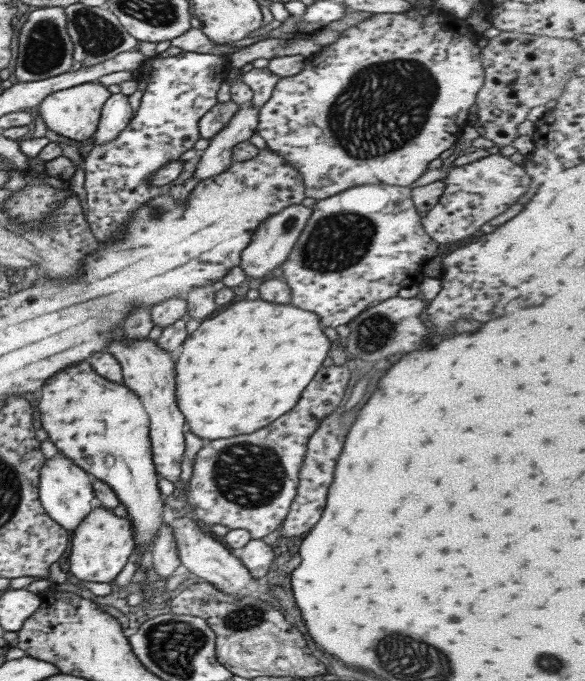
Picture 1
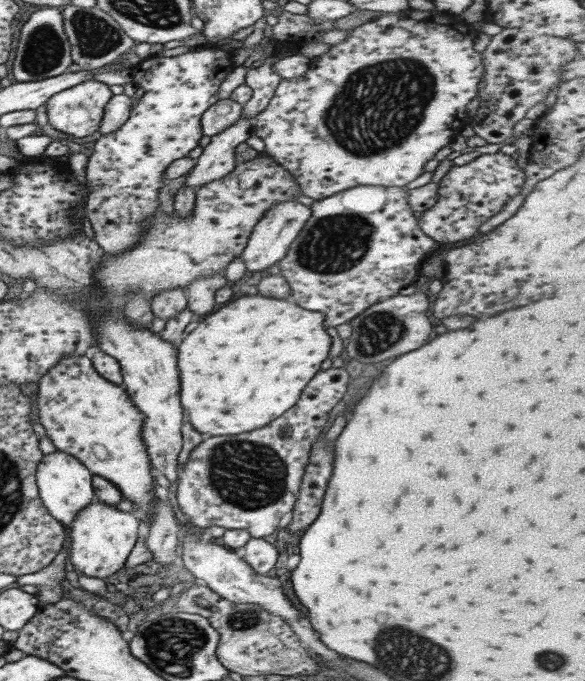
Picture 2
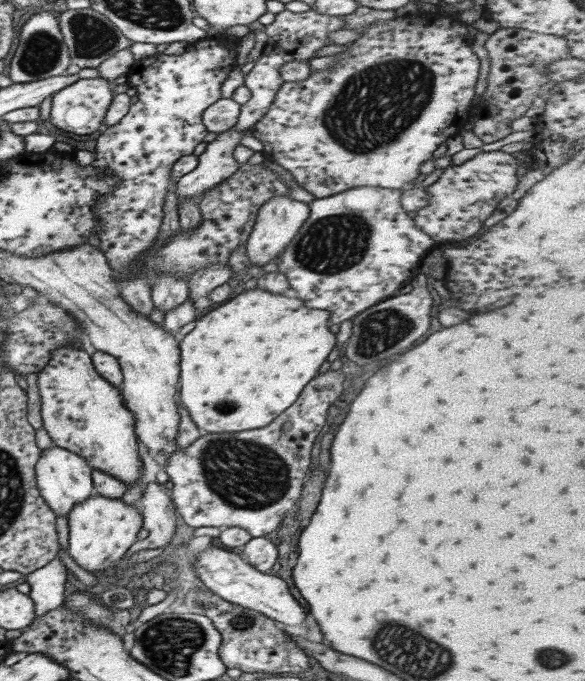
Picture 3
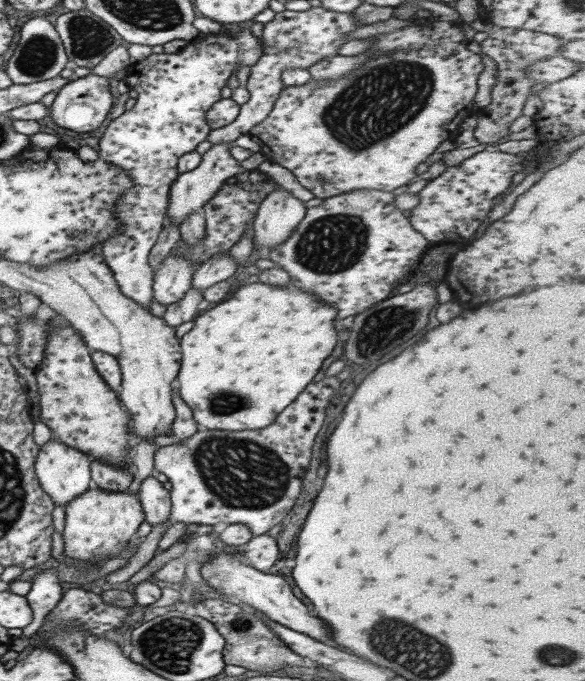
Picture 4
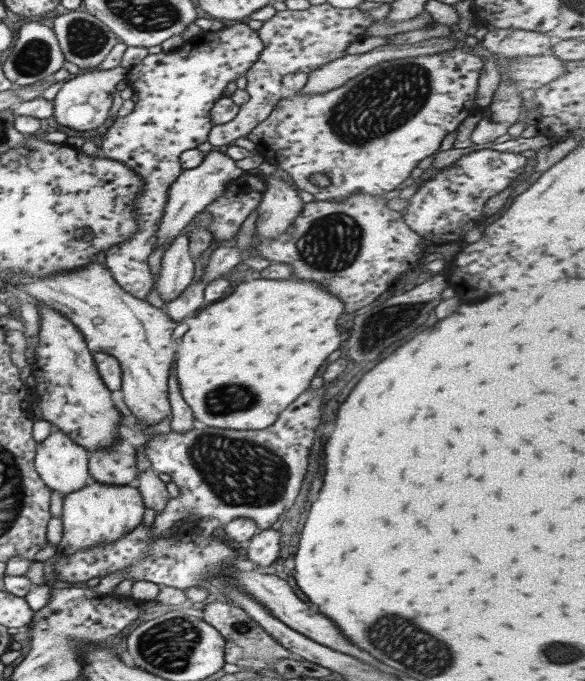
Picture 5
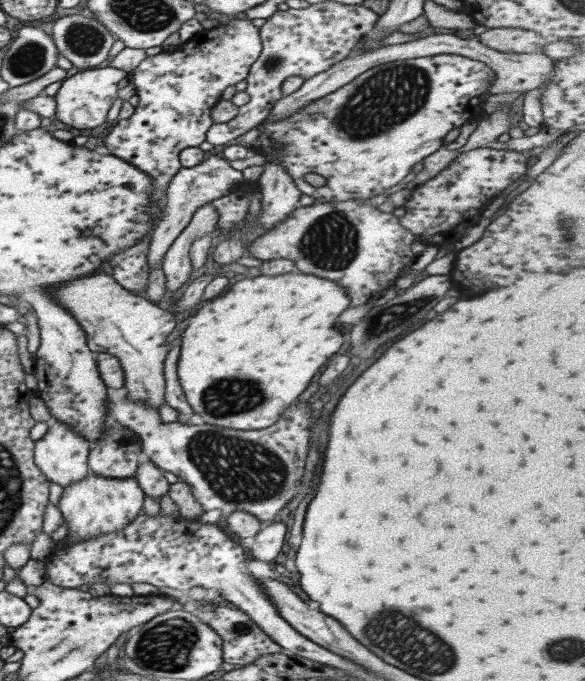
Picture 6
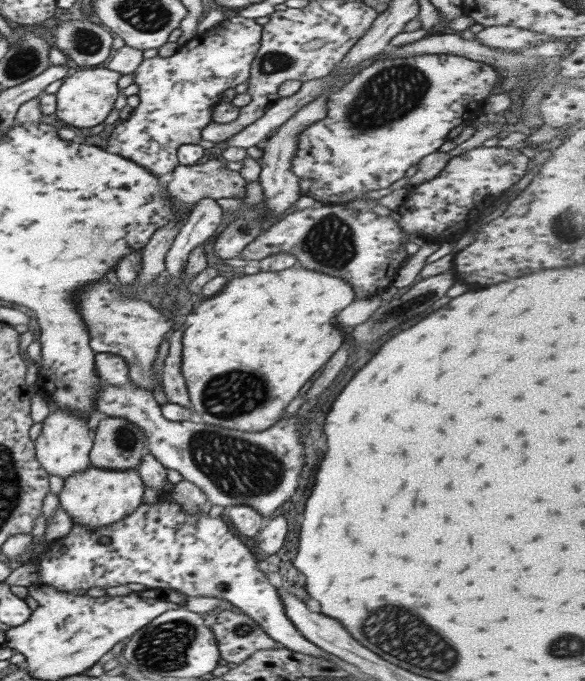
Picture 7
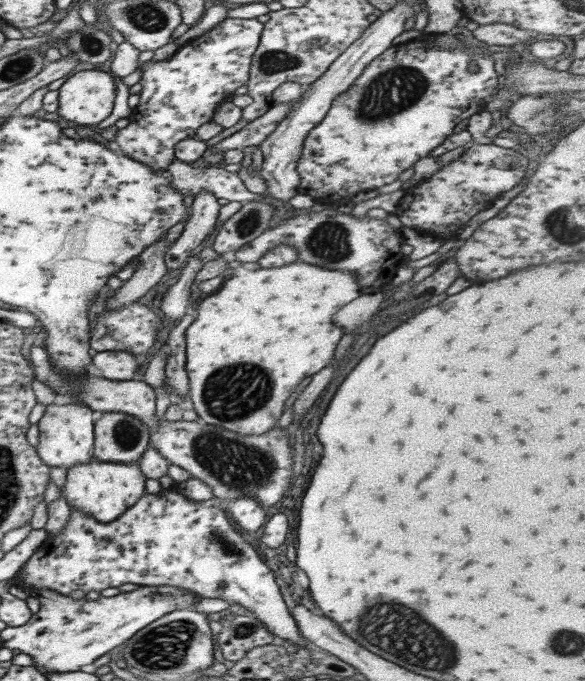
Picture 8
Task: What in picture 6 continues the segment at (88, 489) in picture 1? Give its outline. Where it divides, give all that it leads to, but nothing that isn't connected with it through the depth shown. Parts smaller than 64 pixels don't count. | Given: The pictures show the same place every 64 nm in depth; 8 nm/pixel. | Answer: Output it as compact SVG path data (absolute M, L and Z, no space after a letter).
M54 419L49 420L49 428L45 434L34 441L33 460L39 468L45 480L59 484L61 488L69 486L71 482L79 482L87 475L87 457L91 444L75 430L69 430L69 426Z

